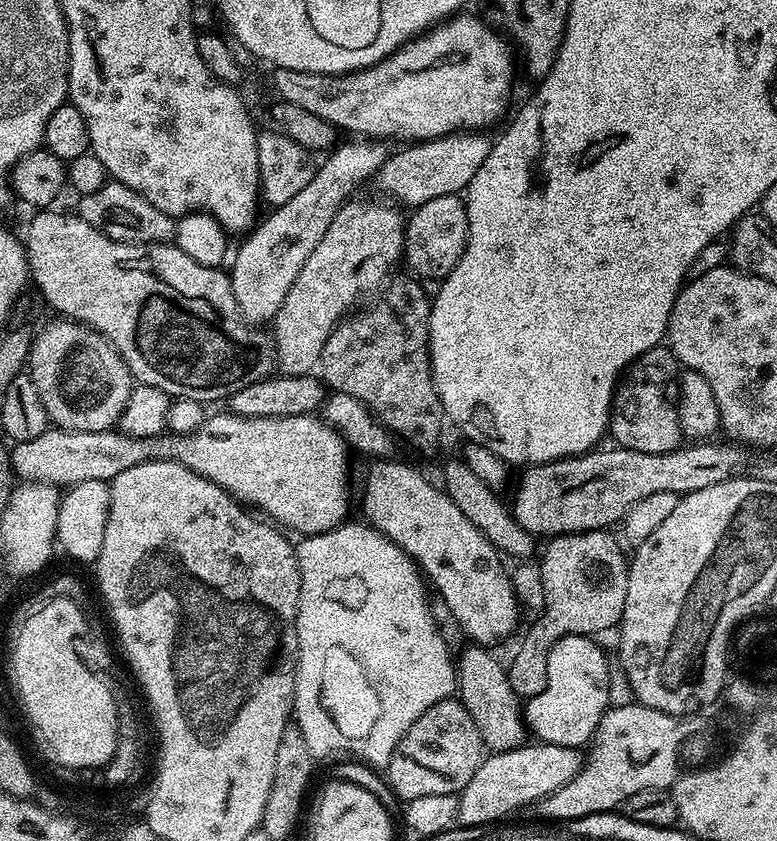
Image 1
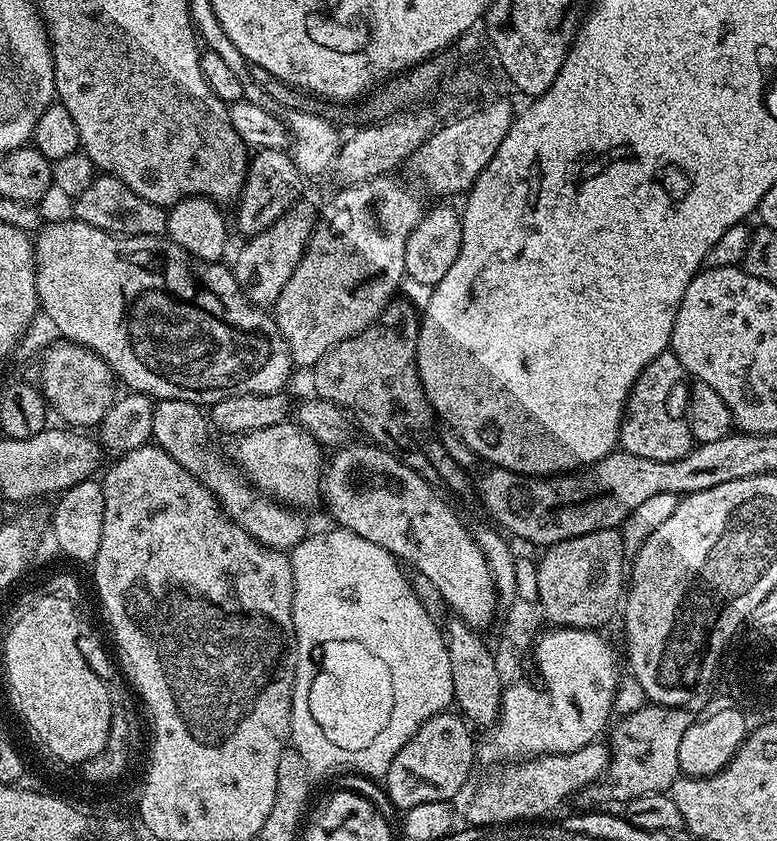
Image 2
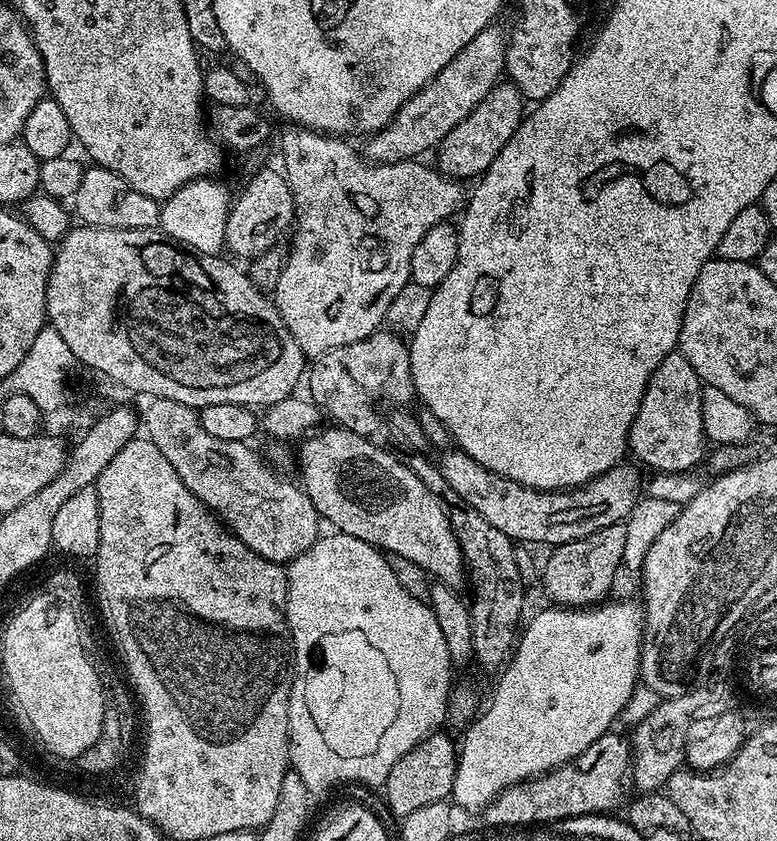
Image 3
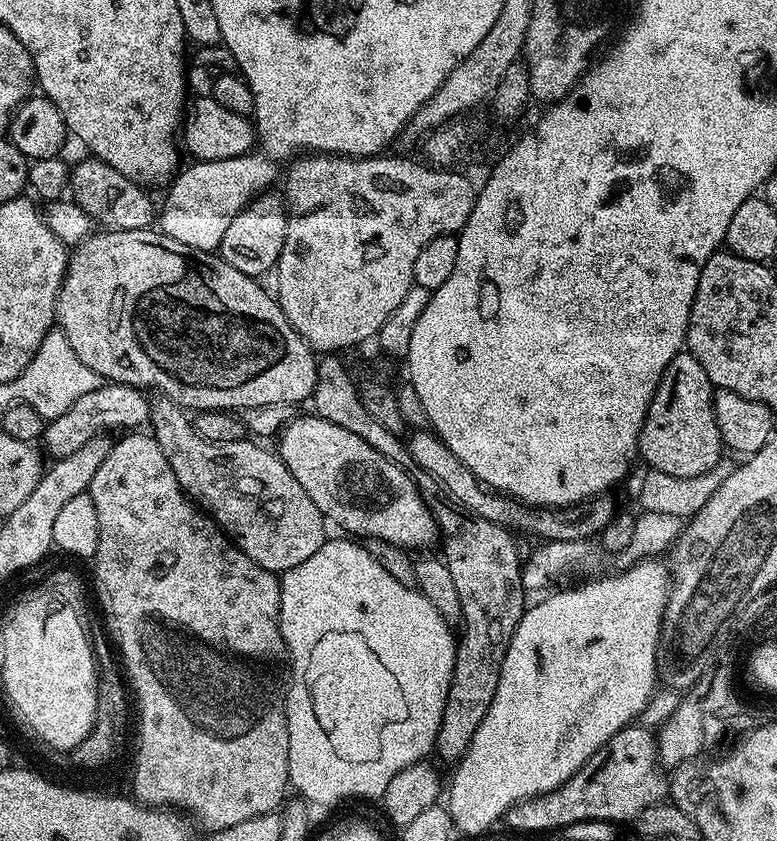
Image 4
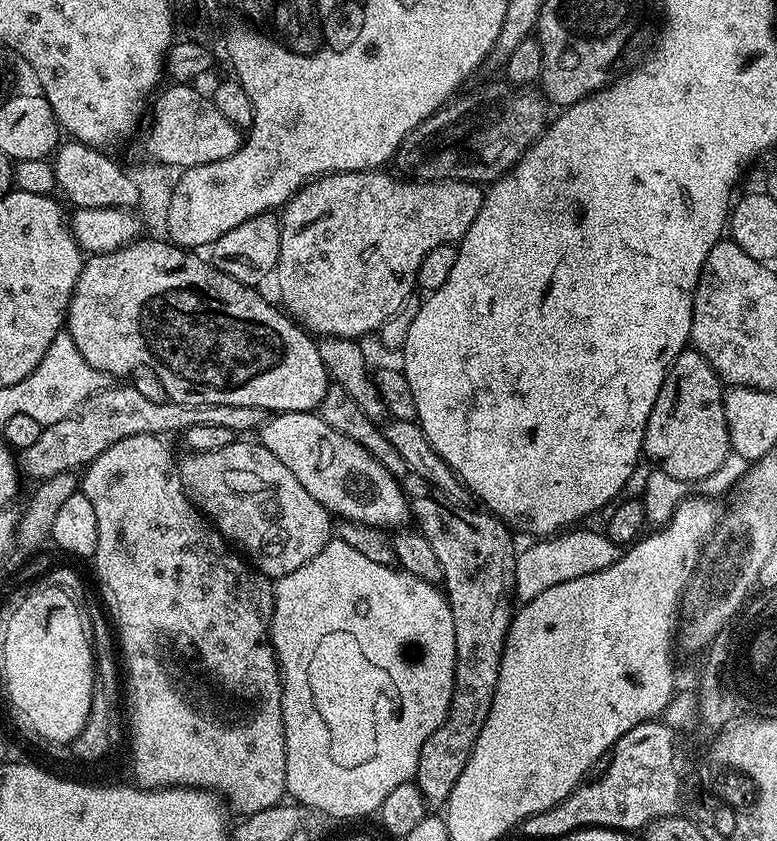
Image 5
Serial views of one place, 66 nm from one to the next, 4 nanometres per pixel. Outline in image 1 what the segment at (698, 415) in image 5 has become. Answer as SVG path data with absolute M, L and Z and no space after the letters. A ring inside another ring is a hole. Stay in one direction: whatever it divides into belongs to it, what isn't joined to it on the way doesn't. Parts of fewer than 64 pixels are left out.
M657 346L642 354L634 363L629 364L622 379L616 385L616 394L612 397L610 417L610 436L622 448L638 450L642 454L666 454L674 452L682 444L678 406L680 405L680 373L682 365L672 353L671 347Z

